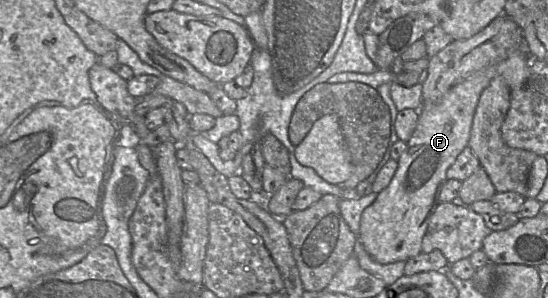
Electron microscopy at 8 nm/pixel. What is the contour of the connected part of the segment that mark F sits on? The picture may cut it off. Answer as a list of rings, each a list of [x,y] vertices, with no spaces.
[[[528,51],[512,52],[505,60],[472,73],[453,86],[439,101],[422,104],[416,129],[399,158],[390,184],[361,215],[358,238],[365,251],[380,264],[407,261],[422,252],[422,240],[436,206],[446,171],[462,150],[469,146],[471,128],[483,90],[496,76],[505,79],[510,89],[521,87],[530,75]]]

